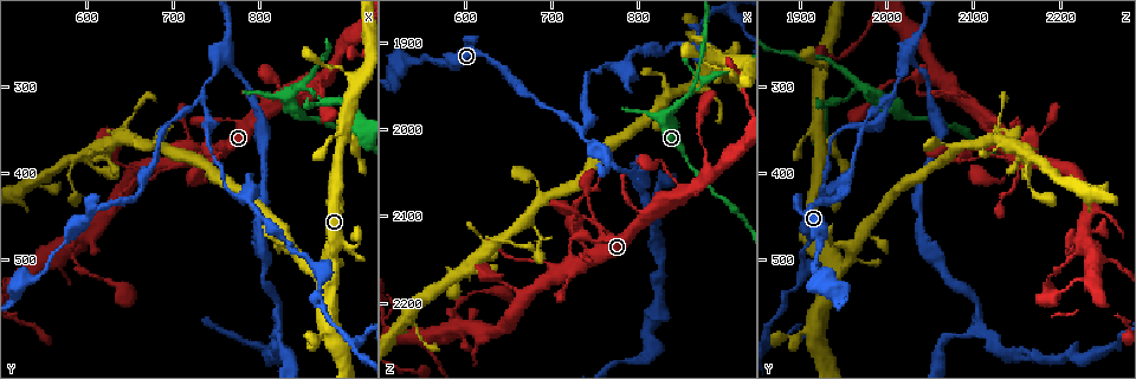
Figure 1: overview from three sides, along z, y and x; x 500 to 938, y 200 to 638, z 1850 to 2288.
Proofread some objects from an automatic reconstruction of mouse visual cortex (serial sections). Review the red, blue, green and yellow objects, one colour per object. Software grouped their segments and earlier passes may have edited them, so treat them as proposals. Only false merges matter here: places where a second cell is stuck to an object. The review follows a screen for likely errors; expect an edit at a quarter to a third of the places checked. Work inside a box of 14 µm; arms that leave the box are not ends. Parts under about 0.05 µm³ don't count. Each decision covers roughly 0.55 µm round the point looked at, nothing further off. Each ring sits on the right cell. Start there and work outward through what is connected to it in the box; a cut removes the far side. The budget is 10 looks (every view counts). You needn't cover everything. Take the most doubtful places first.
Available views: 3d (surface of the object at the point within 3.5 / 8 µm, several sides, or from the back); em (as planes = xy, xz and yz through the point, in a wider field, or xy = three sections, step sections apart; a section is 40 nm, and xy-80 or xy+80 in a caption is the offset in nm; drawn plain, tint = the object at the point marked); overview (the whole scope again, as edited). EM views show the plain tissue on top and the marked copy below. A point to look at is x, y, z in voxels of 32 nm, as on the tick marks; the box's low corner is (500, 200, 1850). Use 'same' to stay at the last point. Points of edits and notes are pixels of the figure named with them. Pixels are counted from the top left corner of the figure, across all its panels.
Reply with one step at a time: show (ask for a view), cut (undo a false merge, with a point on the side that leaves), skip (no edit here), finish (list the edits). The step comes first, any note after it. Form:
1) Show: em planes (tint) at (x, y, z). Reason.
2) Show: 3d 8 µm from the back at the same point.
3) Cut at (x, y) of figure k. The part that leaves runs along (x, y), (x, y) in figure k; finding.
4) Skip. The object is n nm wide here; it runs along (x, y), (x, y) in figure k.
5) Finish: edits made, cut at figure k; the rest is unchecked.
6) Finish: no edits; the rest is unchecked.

Show: 3d 3.5 µm at (735, 310, 2005). Side arm on a straight run.

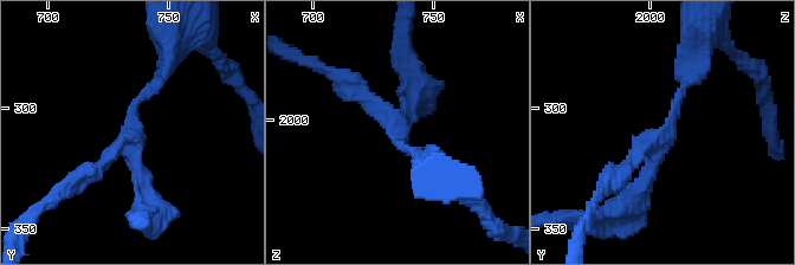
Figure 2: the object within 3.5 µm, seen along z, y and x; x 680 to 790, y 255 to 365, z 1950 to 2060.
Skip. The arms are 150, 200, 250 nm wide; it runs along (73, 180), (131, 136), (131, 108), (156, 82) in figure 2; one cell here.

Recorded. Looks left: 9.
Show: 3d 3.5 µm at (855, 295, 1965). Branch point.

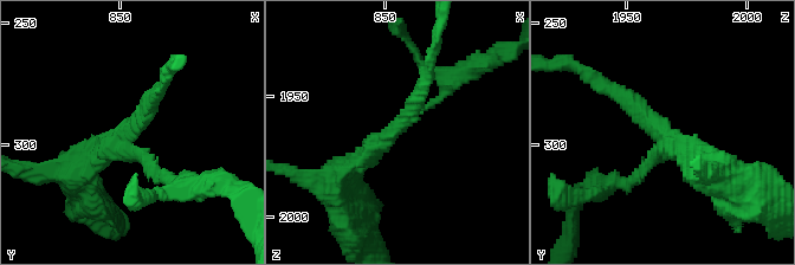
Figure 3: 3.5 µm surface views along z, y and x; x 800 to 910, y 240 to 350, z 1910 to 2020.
Show: em xy step 2 (tint) at (850, 296, 1969). 3 arms meet here; the arms are 100, 250, 350 nm wide; now the EM.

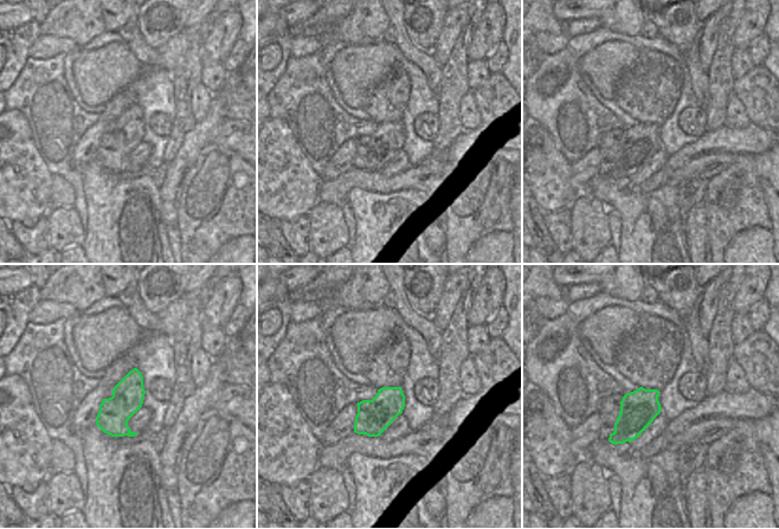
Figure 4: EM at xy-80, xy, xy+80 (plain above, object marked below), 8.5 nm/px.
Cut at (157, 176) of figure 3. The part that leaves runs along (131, 147), (165, 180), (215, 183) in figure 3; a second cell is stuck on.

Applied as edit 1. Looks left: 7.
Show: 3d 3.5 µm at (685, 400, 2150). Narrows sharply.

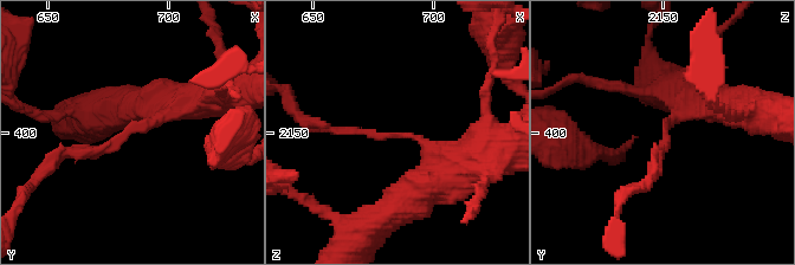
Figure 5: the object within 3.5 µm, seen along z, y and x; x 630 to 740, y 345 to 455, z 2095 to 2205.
Show: em xy step 5 (tint) at (686, 397, 2152).

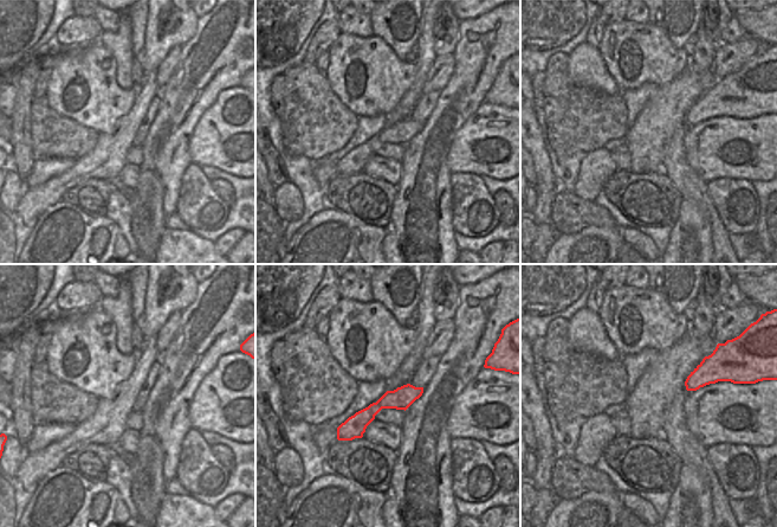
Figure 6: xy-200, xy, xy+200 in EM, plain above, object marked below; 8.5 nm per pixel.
Skip. The arms are 100, 450 nm wide; it runs along (201, 96), (103, 147), (64, 150) in figure 5; continuous, no second cell.

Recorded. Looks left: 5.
Show: 3d 3.5 µm at (785, 430, 1930). Calibre changes.

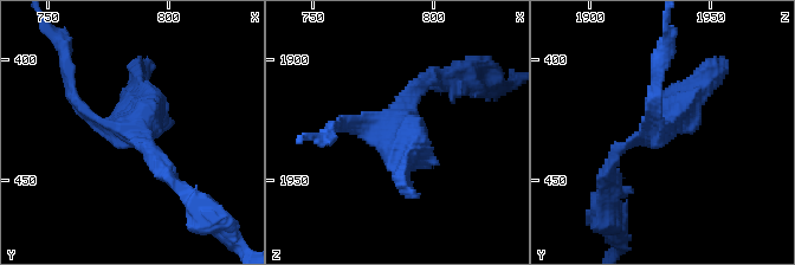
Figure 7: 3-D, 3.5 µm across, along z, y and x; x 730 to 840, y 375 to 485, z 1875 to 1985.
Skip. It runs along (72, 89), (101, 125), (141, 133), (163, 169) in figure 7; one cell here.

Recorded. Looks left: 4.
Finish: edits made, cut at figure 3; the rest is unchecked.

